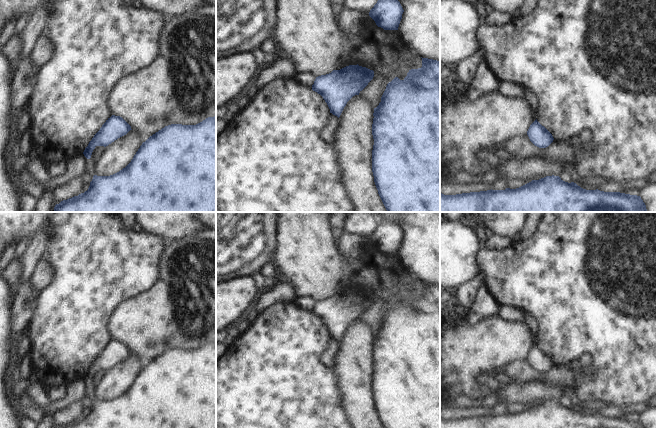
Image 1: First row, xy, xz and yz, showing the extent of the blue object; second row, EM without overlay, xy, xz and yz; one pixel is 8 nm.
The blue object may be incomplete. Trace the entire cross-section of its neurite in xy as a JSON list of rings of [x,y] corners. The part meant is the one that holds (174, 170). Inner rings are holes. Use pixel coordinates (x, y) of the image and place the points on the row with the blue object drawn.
[[[216,116],[208,117],[196,125],[165,126],[142,143],[125,168],[110,176],[94,175],[87,191],[56,204],[53,212],[216,212]]]

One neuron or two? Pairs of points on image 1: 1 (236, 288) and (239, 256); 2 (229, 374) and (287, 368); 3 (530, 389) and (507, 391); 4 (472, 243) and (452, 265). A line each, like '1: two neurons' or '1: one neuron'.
1: two neurons
2: one neuron
3: one neuron
4: one neuron

